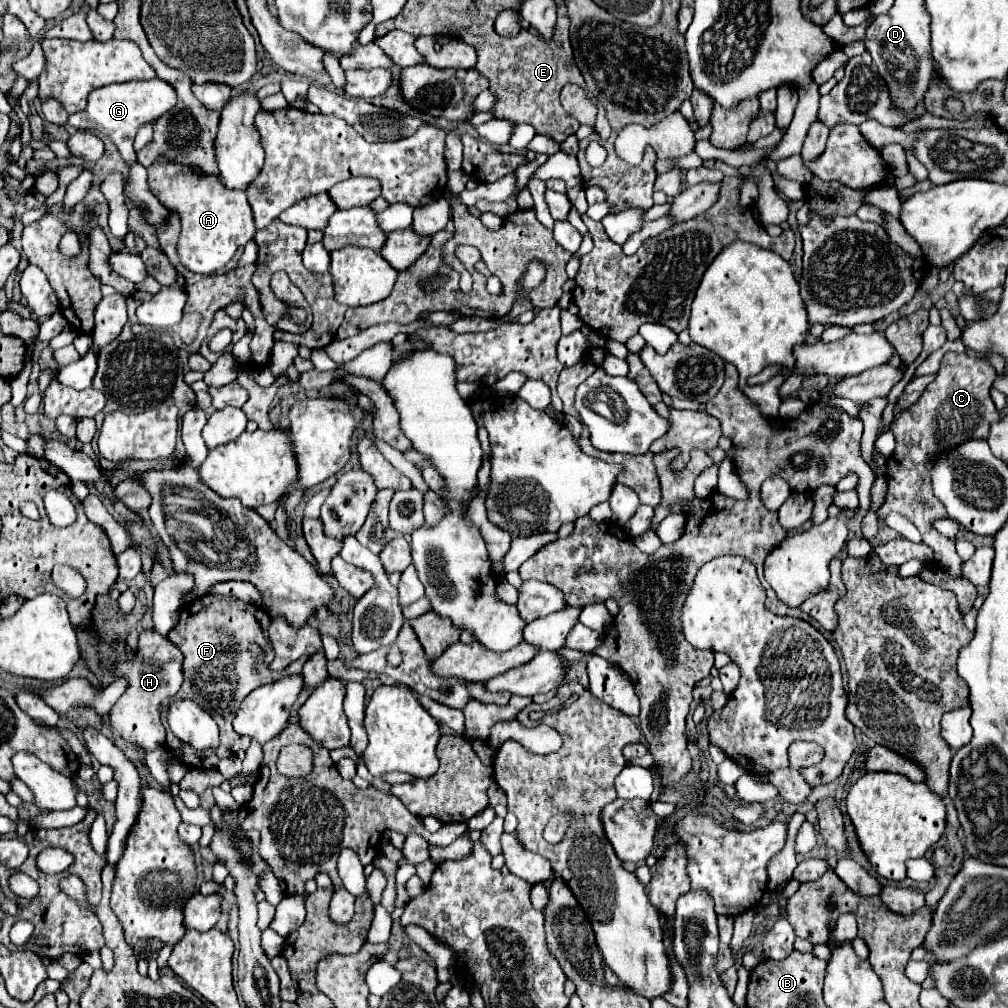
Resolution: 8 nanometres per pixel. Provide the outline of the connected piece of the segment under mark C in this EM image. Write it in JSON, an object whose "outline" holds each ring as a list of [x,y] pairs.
{"outline":[[[945,352],[939,372],[935,374],[935,380],[927,386],[927,390],[921,394],[921,400],[907,408],[899,418],[895,418],[891,432],[895,434],[897,448],[891,456],[891,462],[887,462],[887,482],[889,492],[885,504],[879,508],[877,516],[883,522],[887,514],[897,512],[911,520],[917,530],[923,536],[923,542],[933,550],[933,560],[941,564],[943,570],[951,578],[963,578],[961,572],[961,558],[955,550],[955,540],[949,540],[941,536],[931,522],[937,518],[945,518],[947,512],[943,504],[933,496],[931,490],[931,478],[925,468],[925,460],[931,454],[941,454],[943,450],[949,450],[951,446],[969,440],[969,438],[987,438],[991,422],[999,420],[999,412],[989,396],[991,384],[995,380],[995,368],[973,354],[957,354],[957,352]]]}

